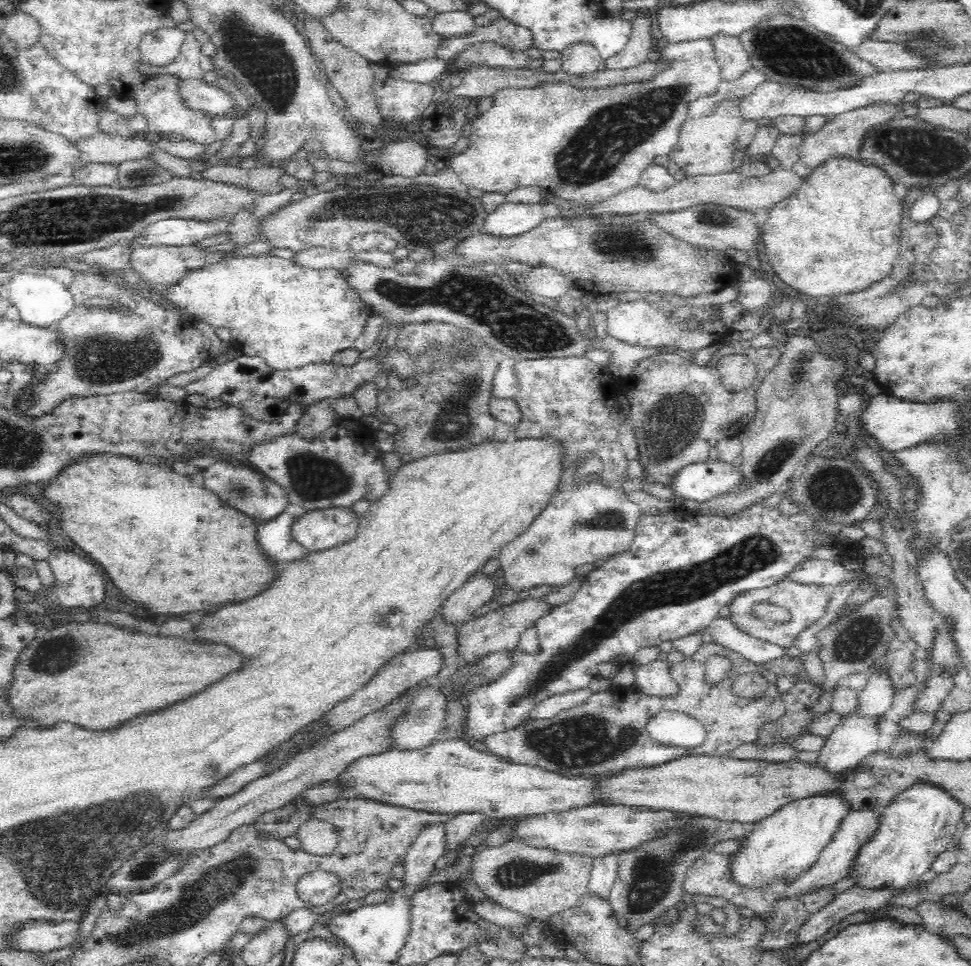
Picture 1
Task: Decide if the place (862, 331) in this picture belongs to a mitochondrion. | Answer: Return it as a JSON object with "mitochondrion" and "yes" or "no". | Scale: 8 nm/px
{"mitochondrion":"no"}

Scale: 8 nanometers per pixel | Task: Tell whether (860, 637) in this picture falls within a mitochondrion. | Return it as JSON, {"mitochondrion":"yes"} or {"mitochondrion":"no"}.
{"mitochondrion":"yes"}

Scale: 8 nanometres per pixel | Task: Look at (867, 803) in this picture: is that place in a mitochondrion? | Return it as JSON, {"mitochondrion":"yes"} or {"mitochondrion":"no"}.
{"mitochondrion":"no"}

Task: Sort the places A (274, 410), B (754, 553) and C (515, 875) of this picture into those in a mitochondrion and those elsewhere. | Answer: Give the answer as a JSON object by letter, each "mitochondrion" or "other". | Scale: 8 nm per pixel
{"A":"other","B":"mitochondrion","C":"mitochondrion"}

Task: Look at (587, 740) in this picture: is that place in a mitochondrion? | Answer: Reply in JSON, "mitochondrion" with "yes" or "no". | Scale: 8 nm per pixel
{"mitochondrion":"yes"}

